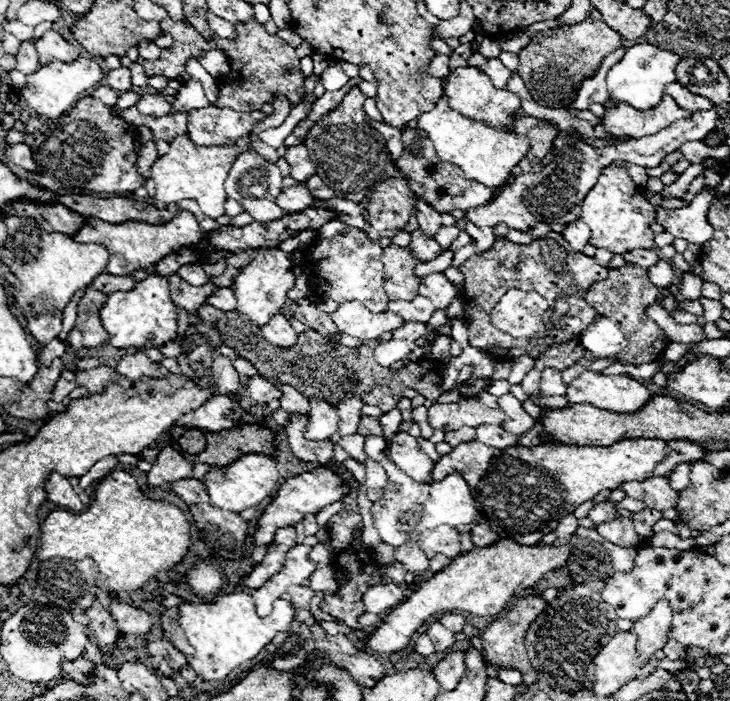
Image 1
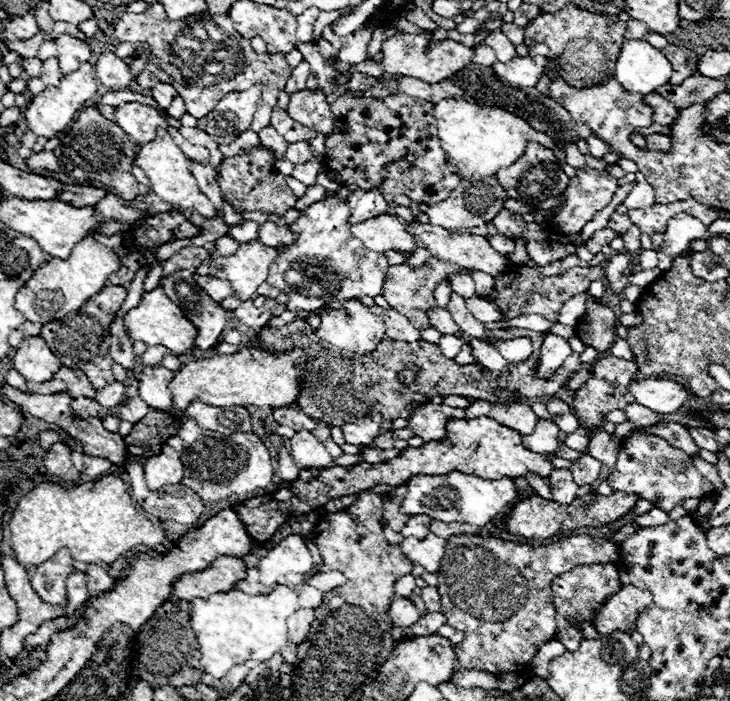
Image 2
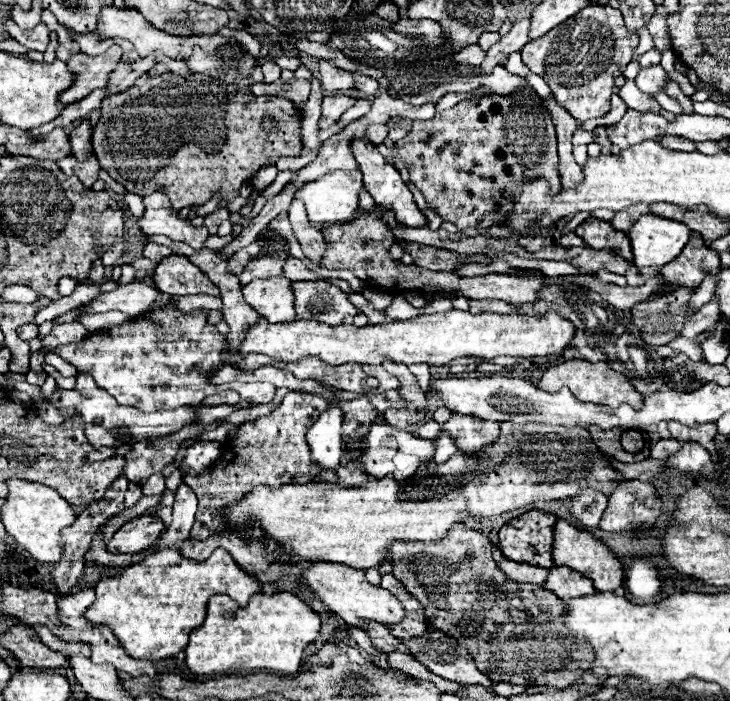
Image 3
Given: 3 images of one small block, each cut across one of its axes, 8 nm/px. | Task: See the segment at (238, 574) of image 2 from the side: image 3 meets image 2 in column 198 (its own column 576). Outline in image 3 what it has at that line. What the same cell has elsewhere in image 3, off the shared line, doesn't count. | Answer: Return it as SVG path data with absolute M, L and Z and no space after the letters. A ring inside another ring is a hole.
M552 566L550 574L544 582L544 588L554 592L562 600L580 598L580 596L588 596L588 594L596 592L590 578L584 578L584 574L576 574L568 566Z

